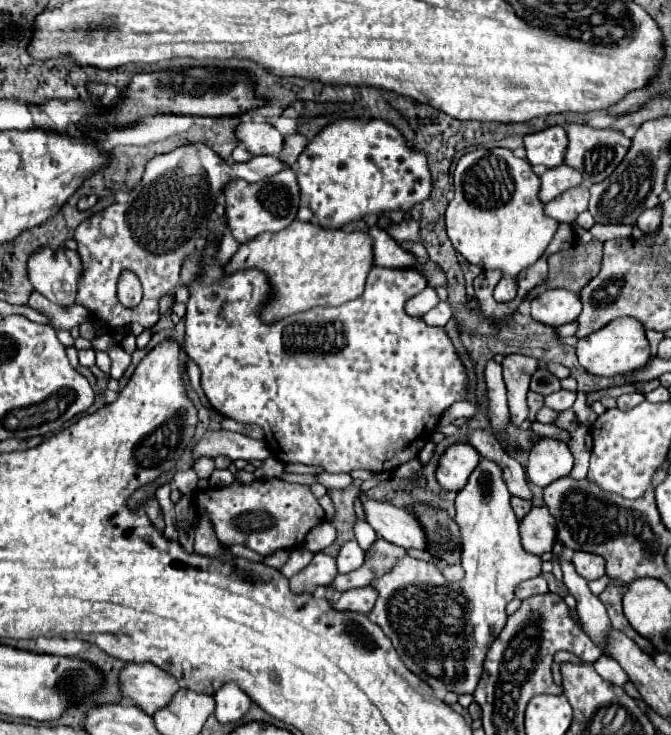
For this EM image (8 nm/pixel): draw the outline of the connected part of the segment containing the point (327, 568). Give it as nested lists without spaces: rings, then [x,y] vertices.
[[[316,553],[312,563],[308,567],[304,567],[300,573],[296,573],[294,577],[290,577],[290,587],[292,593],[302,595],[302,593],[314,593],[318,587],[328,585],[334,577],[338,575],[336,571],[336,561],[334,557],[326,555],[326,553]]]

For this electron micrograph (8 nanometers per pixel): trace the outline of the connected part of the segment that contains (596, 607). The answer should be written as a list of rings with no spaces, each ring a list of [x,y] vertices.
[[[560,557],[560,567],[562,567],[562,573],[564,573],[564,585],[568,587],[570,595],[578,601],[576,611],[580,615],[584,631],[604,651],[606,635],[608,635],[608,629],[612,625],[610,625],[608,613],[606,613],[602,601],[596,595],[592,595],[592,591],[588,589],[588,581],[584,581],[584,577],[580,577],[576,573],[576,569],[570,561]]]

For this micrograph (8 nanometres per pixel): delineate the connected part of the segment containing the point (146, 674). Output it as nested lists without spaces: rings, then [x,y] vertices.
[[[128,663],[118,675],[122,697],[134,701],[146,715],[154,715],[160,707],[166,707],[174,695],[176,679],[164,675],[160,667],[152,663]]]

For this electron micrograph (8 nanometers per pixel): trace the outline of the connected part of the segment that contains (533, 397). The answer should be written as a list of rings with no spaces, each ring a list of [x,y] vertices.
[[[530,391],[530,393],[528,393],[528,409],[530,409],[528,419],[530,419],[530,421],[534,421],[536,411],[538,411],[540,407],[544,407],[544,397],[538,395],[538,393],[532,393],[532,391]]]

